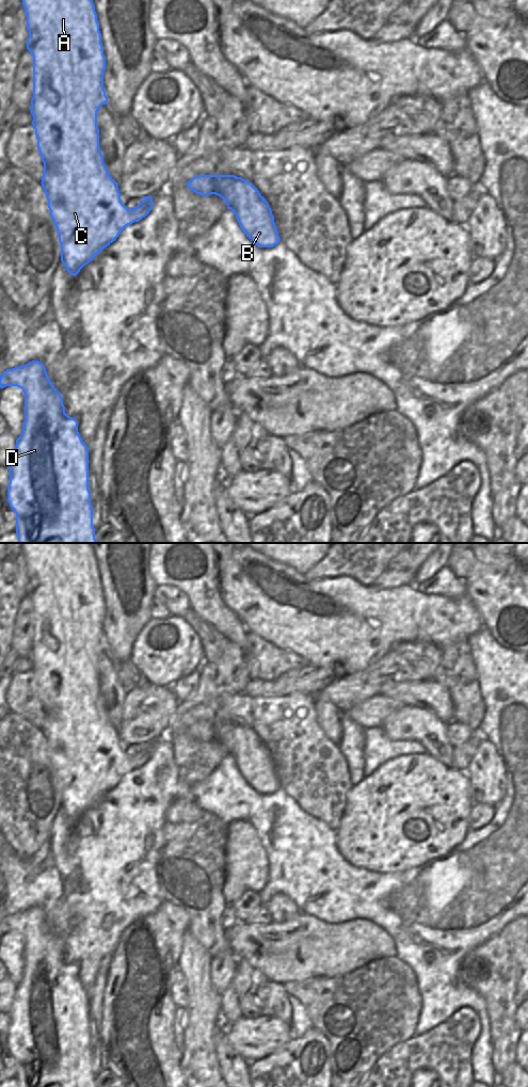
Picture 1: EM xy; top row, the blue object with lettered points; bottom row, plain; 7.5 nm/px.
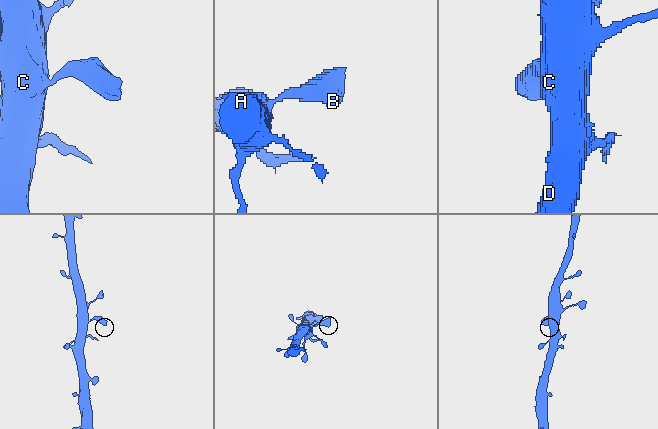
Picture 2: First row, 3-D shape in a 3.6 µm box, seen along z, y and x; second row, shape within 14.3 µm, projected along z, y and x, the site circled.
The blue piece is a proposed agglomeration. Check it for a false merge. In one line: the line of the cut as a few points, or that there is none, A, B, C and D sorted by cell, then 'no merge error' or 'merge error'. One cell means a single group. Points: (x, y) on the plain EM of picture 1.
cut none; groups A B C D; no merge error

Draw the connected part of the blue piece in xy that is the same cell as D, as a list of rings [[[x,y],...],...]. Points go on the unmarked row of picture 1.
[[[32,907],[6,915],[0,923],[0,933],[17,932],[25,940],[25,968],[12,1002],[7,1049],[16,1059],[18,1087],[96,1087],[93,1052],[89,1036],[89,994],[78,978],[78,968],[65,959],[63,944],[52,931],[43,909]]]

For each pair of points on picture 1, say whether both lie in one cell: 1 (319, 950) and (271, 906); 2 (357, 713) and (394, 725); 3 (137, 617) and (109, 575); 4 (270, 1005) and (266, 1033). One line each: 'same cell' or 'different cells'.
1: different cells
2: different cells
3: same cell
4: different cells

